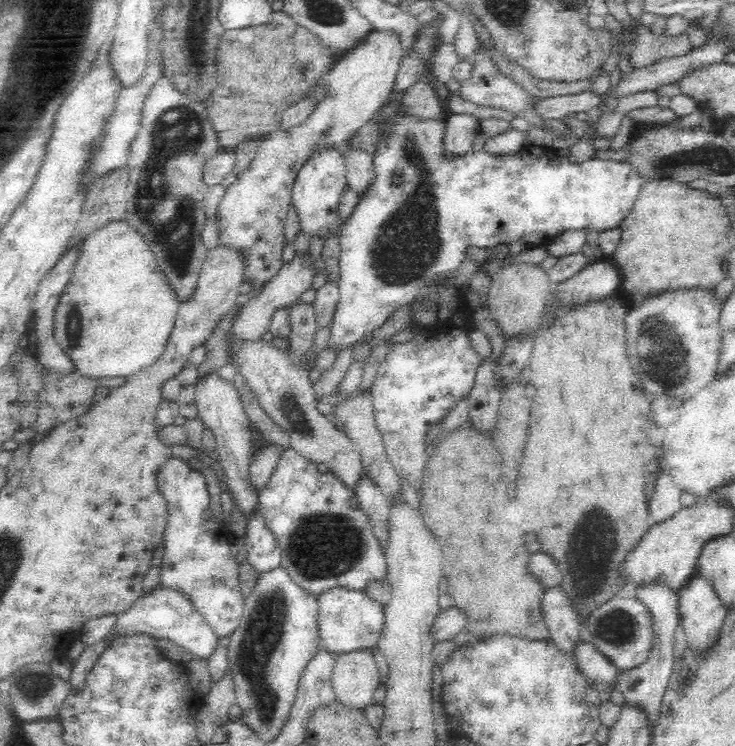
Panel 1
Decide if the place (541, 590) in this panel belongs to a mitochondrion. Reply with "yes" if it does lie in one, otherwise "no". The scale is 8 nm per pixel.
no

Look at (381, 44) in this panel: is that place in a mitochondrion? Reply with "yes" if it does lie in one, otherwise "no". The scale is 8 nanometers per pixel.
no

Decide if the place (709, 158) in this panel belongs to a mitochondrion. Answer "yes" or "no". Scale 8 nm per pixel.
yes

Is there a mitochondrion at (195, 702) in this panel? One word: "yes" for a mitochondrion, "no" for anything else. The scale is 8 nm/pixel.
no

